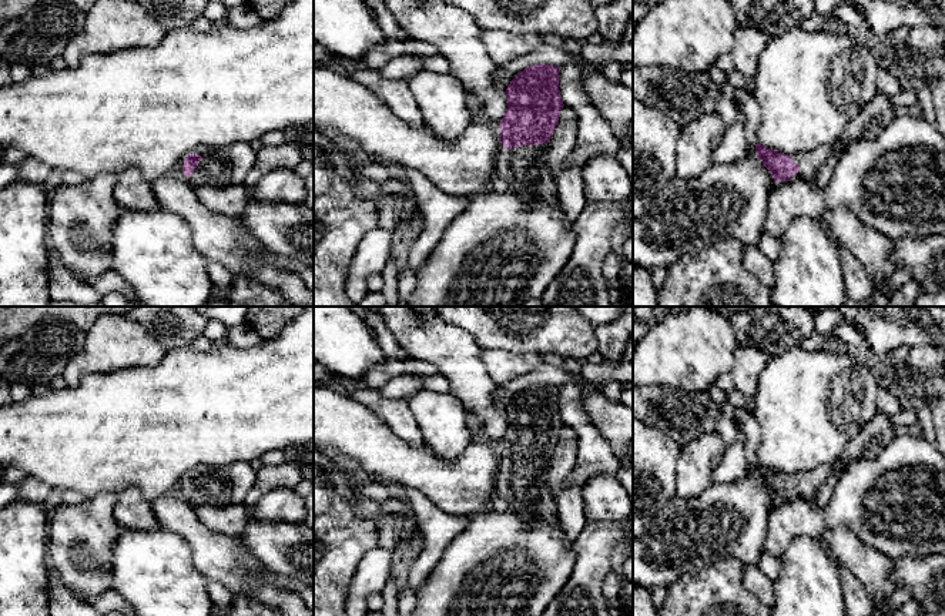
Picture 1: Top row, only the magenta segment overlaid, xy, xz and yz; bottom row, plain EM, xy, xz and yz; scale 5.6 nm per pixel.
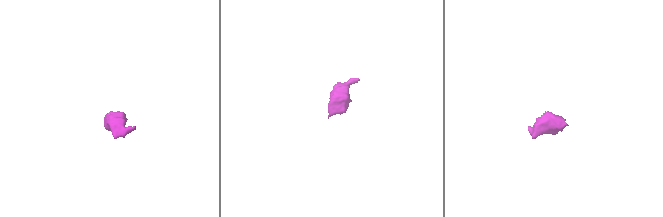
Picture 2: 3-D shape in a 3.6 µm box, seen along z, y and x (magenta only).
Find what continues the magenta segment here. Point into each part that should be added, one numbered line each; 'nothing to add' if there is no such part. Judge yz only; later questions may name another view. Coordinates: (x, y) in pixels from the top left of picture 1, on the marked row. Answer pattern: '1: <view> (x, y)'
1: yz (810, 163)

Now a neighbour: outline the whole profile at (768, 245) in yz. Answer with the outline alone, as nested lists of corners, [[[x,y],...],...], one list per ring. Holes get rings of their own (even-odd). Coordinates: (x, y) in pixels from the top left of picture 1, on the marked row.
[[[763,232],[758,240],[758,250],[774,262],[780,254],[780,240]]]

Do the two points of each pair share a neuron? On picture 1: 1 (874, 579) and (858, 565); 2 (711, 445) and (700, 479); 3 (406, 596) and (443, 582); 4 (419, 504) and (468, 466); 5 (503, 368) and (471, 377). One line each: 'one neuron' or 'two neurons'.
1: one neuron
2: one neuron
3: two neurons
4: two neurons
5: two neurons

